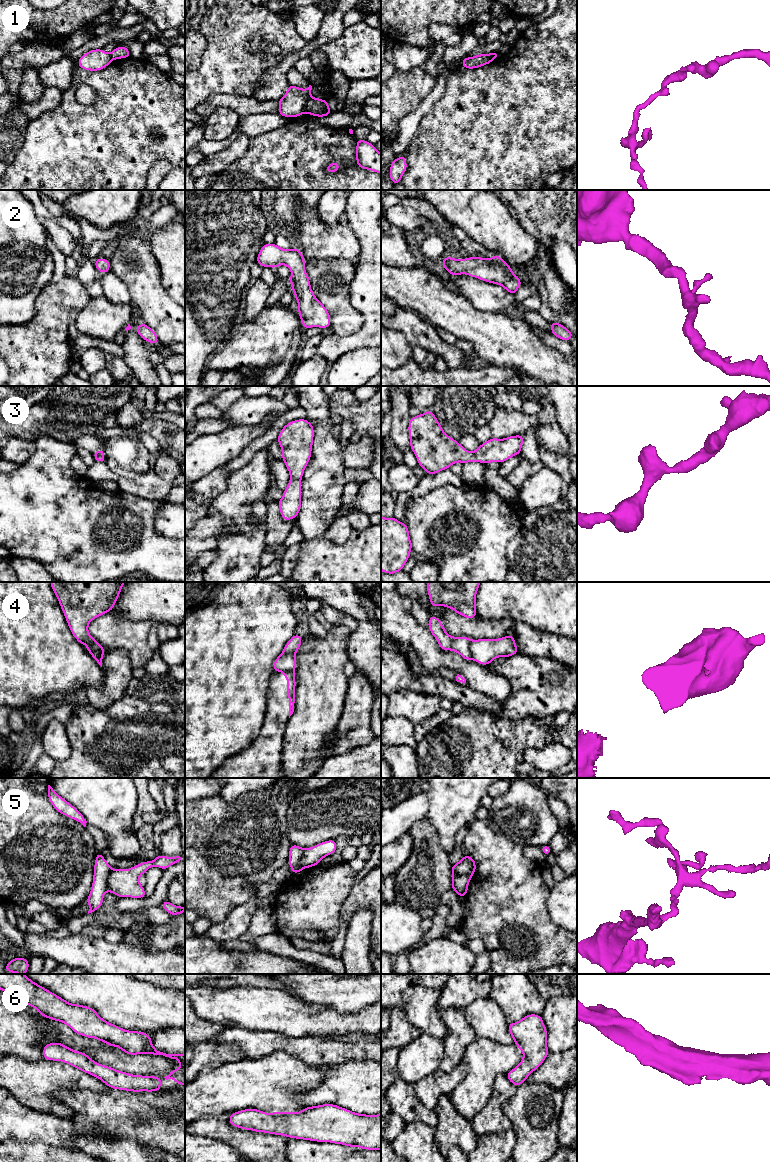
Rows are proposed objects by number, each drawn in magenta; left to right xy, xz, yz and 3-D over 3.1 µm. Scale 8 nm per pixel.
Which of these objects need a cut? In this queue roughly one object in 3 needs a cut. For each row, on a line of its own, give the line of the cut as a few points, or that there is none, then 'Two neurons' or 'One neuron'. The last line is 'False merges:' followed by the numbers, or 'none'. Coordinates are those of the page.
1: Split along xz (311, 97), (306, 103), (305, 111). Two neurons
2: No split. One neuron
3: No split. One neuron
4: Split along yz (470, 640), (470, 655), (472, 658). Two neurons
5: Split along xy (112, 869), (107, 880), (107, 890). Two neurons
6: Split along xz (269, 1113), (274, 1115), (292, 1113). Two neurons
False merges: 1, 4, 5, 6

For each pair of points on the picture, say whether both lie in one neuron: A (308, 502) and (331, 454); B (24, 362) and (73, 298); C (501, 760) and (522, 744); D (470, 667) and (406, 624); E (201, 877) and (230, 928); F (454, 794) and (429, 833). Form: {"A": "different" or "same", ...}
{"A": "same", "B": "same", "C": "same", "D": "same", "E": "different", "F": "different"}

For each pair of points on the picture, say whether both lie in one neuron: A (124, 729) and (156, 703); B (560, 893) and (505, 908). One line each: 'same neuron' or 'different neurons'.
A: same neuron
B: different neurons

